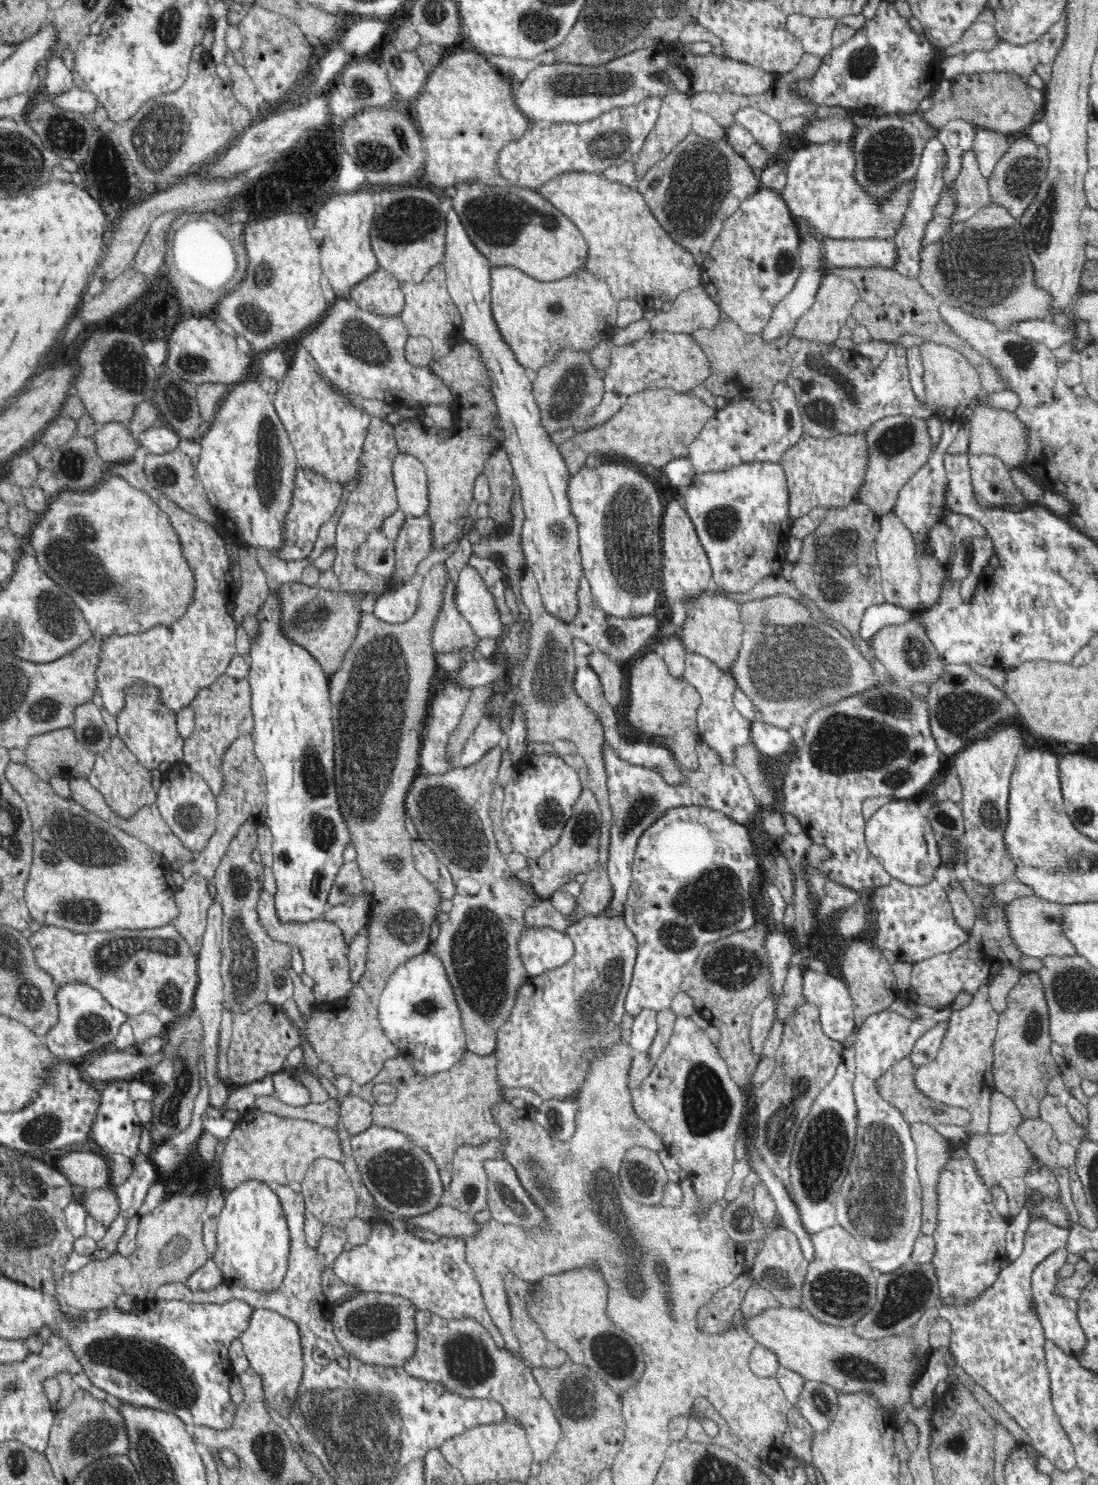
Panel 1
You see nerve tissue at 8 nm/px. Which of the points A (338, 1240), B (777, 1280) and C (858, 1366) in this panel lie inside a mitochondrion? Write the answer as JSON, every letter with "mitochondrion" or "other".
{"A":"other","B":"mitochondrion","C":"mitochondrion"}

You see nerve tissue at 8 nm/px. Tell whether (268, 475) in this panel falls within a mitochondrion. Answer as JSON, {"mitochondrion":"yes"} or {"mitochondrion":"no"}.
{"mitochondrion":"yes"}

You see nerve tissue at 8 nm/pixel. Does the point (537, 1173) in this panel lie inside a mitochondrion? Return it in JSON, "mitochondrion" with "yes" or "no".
{"mitochondrion":"yes"}

